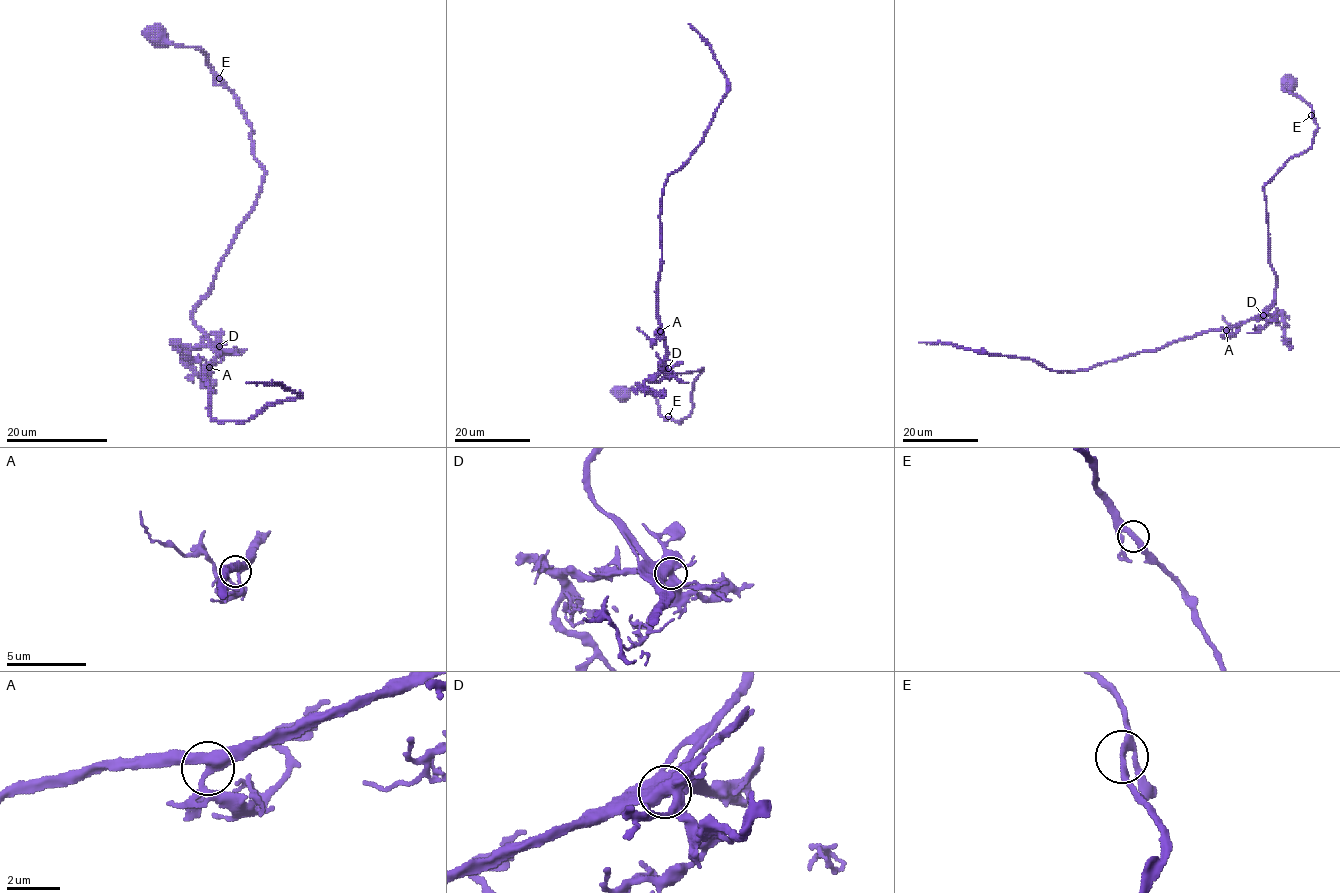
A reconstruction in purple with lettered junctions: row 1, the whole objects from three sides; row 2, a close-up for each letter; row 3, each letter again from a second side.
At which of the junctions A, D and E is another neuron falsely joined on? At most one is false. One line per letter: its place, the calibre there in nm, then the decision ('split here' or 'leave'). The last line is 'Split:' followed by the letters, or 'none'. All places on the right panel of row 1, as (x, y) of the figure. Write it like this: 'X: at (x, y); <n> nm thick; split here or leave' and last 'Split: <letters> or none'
A: at (1226, 330); 320 nm thick; leave
D: at (1263, 315); 600 nm thick; leave
E: at (1311, 115); 240 nm thick; leave
Split: none

